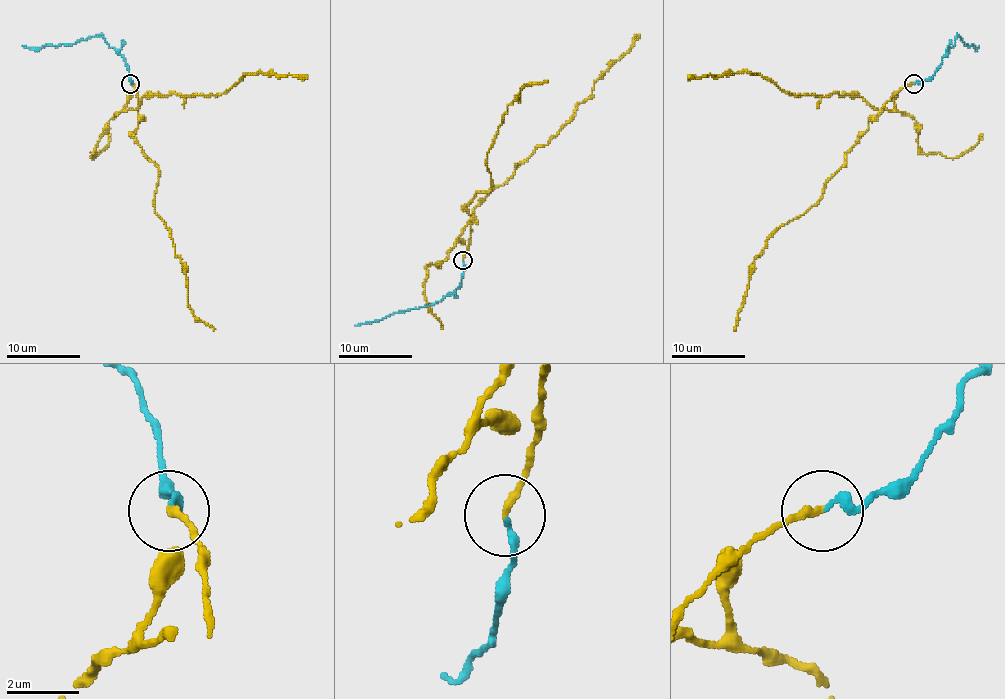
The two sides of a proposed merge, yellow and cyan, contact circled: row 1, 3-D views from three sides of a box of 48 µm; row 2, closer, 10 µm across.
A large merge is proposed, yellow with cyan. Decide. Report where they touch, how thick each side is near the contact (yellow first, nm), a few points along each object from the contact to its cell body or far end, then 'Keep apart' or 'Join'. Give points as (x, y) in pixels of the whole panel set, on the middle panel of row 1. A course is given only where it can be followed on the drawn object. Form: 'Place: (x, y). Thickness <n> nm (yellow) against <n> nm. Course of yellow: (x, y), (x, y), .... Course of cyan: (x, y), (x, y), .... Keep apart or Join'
Place: (462, 260). Thickness 200 nm (yellow) against 220 nm. Course of yellow: (463, 261), (470, 237), (467, 205), (478, 193), (491, 187), (487, 152), (502, 117), (524, 86), (548, 80). Course of cyan: (463, 261), (461, 285), (434, 305), (399, 310), (354, 325). Join

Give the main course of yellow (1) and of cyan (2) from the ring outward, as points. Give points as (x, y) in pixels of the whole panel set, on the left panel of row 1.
1: (130, 84), (138, 99), (134, 137), (158, 169), (154, 211), (165, 224), (184, 266), (191, 312), (215, 329)
2: (130, 84), (129, 66), (101, 36), (40, 47), (22, 45)

